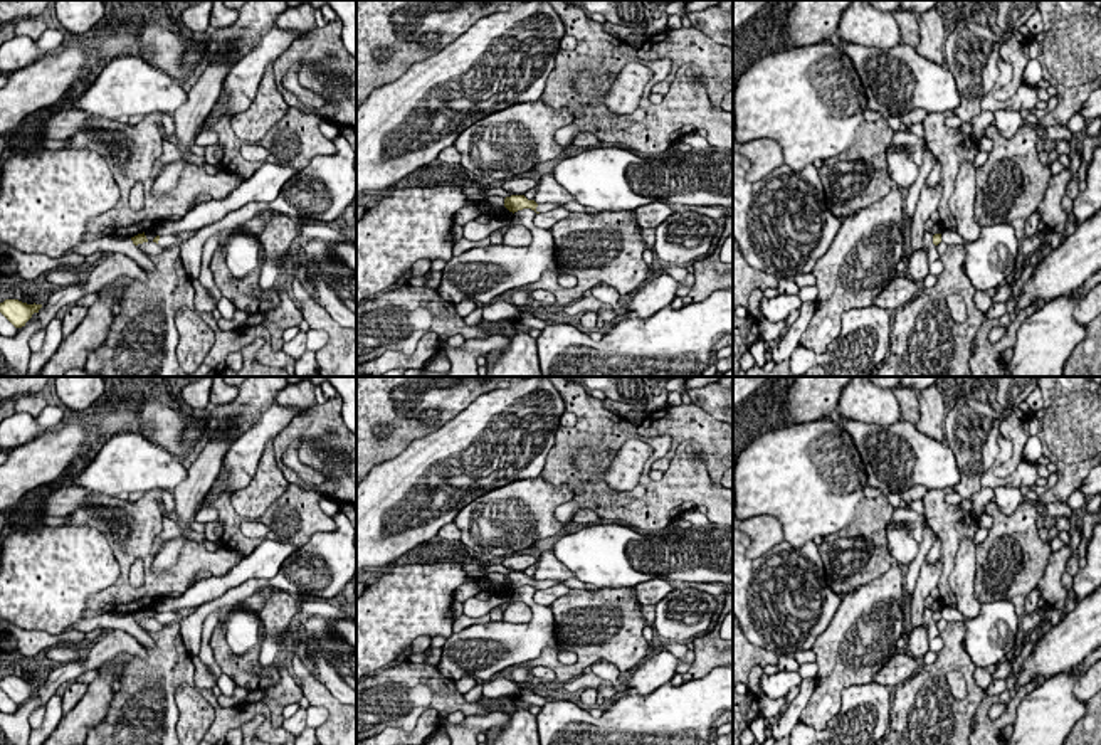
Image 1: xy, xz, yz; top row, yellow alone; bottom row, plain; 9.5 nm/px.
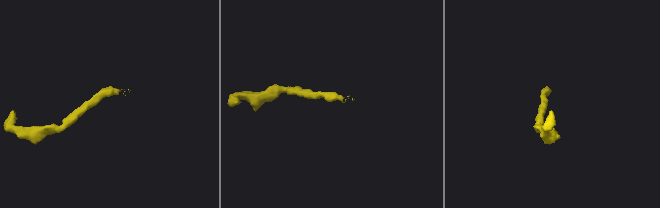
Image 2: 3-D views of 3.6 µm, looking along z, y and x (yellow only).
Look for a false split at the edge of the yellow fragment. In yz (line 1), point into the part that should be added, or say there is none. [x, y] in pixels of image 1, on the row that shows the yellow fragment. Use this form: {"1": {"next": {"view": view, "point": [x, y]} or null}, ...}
{"1": {"next": null}}

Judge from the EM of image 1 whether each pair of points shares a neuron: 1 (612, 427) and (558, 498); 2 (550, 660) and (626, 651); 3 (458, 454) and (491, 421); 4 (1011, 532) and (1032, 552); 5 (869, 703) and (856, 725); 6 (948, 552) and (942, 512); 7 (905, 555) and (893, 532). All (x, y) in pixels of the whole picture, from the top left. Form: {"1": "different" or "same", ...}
{"1": "different", "2": "same", "3": "same", "4": "same", "5": "same", "6": "same", "7": "same"}

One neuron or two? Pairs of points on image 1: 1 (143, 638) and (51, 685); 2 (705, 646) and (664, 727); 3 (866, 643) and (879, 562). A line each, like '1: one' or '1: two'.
1: two
2: two
3: two

